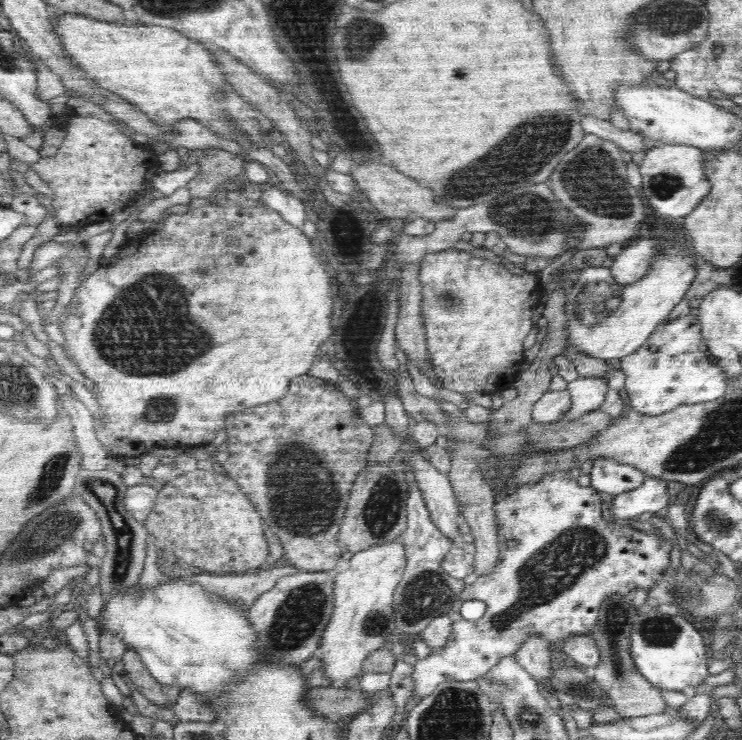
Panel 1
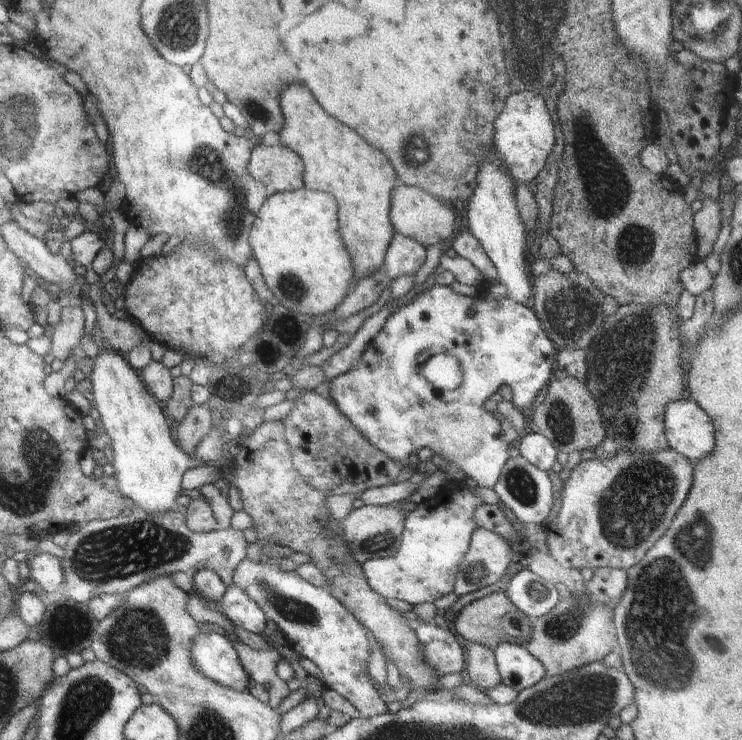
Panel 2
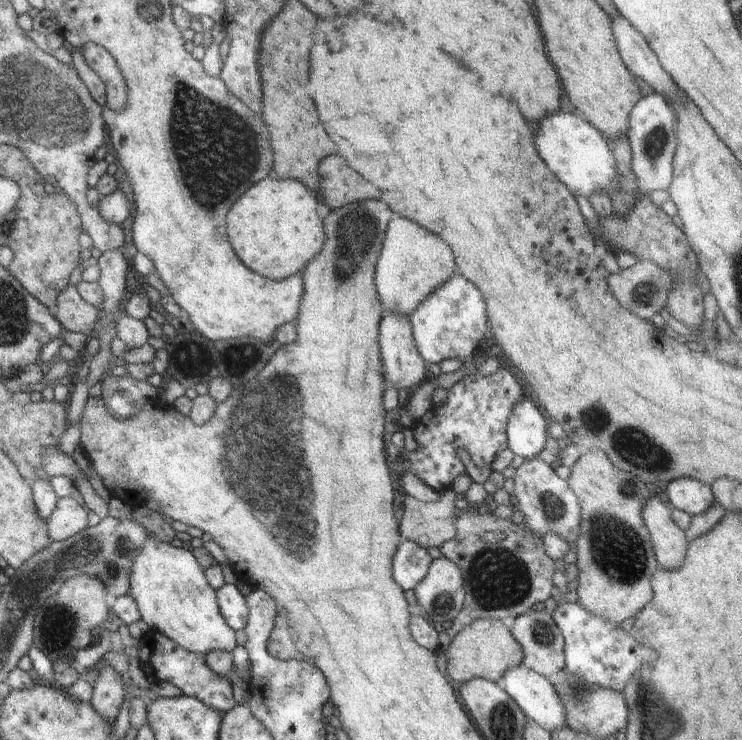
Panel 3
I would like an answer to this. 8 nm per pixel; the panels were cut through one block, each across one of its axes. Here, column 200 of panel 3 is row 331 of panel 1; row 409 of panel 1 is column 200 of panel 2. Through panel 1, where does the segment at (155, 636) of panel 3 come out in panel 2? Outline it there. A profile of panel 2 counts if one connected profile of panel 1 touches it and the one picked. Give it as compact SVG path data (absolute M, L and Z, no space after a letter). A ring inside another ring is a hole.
M214 631L200 634L194 638L190 656L192 666L210 682L240 692L247 690L246 684L250 675L242 666L228 635L224 636Z

